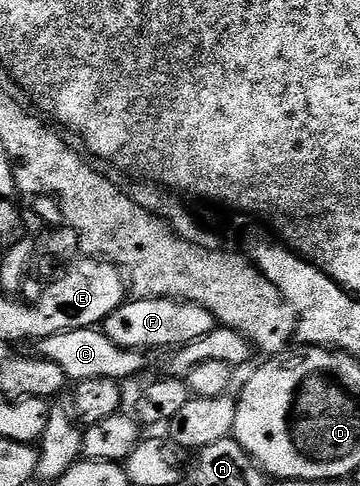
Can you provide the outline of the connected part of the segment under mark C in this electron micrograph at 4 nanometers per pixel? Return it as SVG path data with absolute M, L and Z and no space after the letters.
M79 328L78 330L64 330L55 332L55 336L47 336L36 343L38 355L63 368L66 379L76 384L83 380L99 380L100 378L115 378L126 380L141 374L145 370L144 350L128 350L115 344L101 328Z

